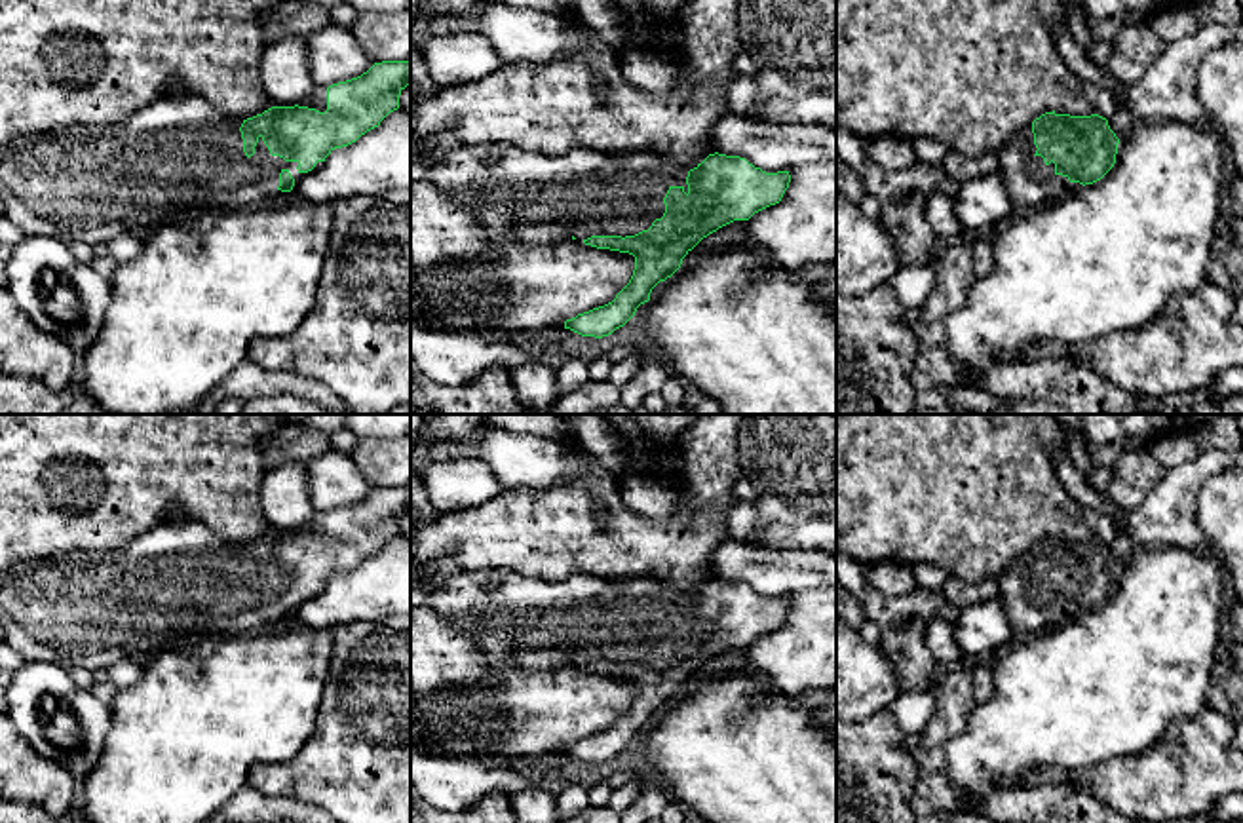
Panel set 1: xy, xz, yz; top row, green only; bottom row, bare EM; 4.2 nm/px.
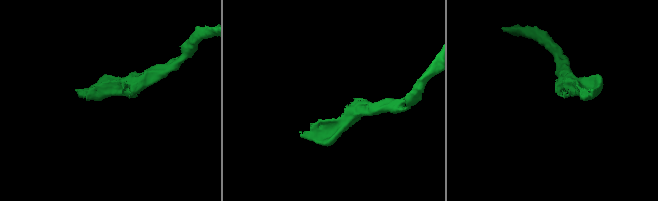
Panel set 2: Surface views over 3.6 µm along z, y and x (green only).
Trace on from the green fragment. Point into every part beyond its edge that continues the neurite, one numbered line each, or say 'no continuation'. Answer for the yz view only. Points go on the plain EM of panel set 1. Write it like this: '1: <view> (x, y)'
1: yz (1031, 609)

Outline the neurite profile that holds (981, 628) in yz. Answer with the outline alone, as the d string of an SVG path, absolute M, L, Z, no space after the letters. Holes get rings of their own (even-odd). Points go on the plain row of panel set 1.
M1000 599L962 608L960 618L952 627L966 661L973 661L986 652L994 652L1007 642L1015 642L1013 625Z

